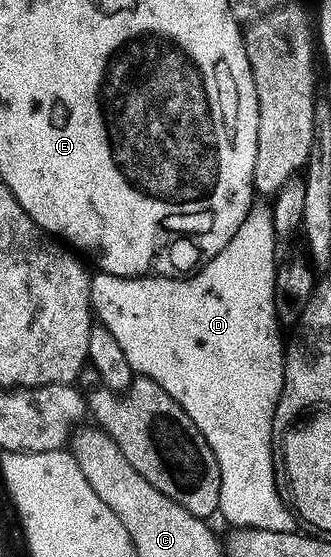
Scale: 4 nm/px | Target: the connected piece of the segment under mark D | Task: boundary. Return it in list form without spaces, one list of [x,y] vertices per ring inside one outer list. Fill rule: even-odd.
[[[255,203],[252,204],[251,209],[245,215],[241,227],[237,227],[237,235],[233,235],[233,239],[229,239],[229,243],[225,243],[225,247],[221,247],[221,251],[217,251],[217,255],[213,255],[213,259],[211,261],[206,261],[198,271],[190,275],[176,275],[173,277],[161,277],[158,275],[148,275],[145,277],[118,277],[117,275],[109,275],[102,271],[96,272],[91,278],[91,307],[94,316],[101,322],[103,328],[108,329],[109,332],[111,332],[113,339],[117,339],[121,351],[125,351],[125,359],[129,363],[132,374],[141,377],[150,377],[152,381],[155,381],[162,389],[164,389],[166,393],[182,407],[185,413],[189,415],[189,419],[193,419],[193,423],[199,429],[199,433],[209,443],[213,455],[217,455],[217,467],[221,471],[221,499],[219,500],[219,513],[221,514],[221,517],[224,517],[224,519],[228,521],[228,526],[236,529],[260,529],[261,531],[285,531],[286,533],[289,533],[296,528],[297,521],[293,516],[292,510],[289,508],[288,502],[285,500],[284,494],[281,492],[280,482],[279,485],[275,482],[275,457],[277,461],[277,453],[276,450],[275,453],[271,450],[271,437],[273,441],[273,418],[275,415],[275,408],[279,402],[279,396],[283,390],[283,363],[285,360],[285,340],[283,341],[282,335],[279,334],[279,332],[281,332],[281,326],[277,319],[277,311],[275,310],[275,271],[277,268],[277,256],[275,257],[275,251],[277,251],[277,244],[274,235],[274,215],[272,213],[272,206],[267,203],[266,205]]]

